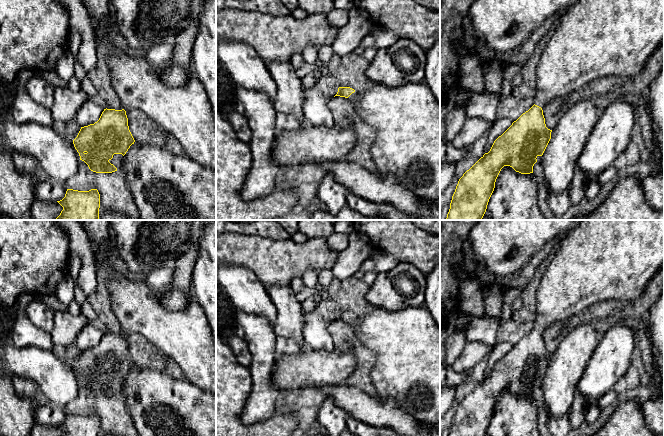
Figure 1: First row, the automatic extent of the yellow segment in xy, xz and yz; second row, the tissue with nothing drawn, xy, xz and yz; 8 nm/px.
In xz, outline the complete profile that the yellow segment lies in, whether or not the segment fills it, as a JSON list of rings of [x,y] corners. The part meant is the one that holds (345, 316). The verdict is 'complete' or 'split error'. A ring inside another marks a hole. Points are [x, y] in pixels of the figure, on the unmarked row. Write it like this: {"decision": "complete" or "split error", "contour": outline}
{"decision": "split error", "contour": [[[424,305],[398,311],[375,308],[364,317],[358,317],[350,311],[339,311],[335,320],[348,322],[355,328],[356,336],[363,347],[376,352],[370,378],[379,398],[383,401],[395,401],[401,409],[423,425],[440,424],[440,329]]]}

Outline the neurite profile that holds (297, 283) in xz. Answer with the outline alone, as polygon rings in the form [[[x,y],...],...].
[[[295,277],[292,282],[290,283],[290,287],[292,288],[293,292],[296,294],[300,291],[303,286],[303,281],[301,277]]]

